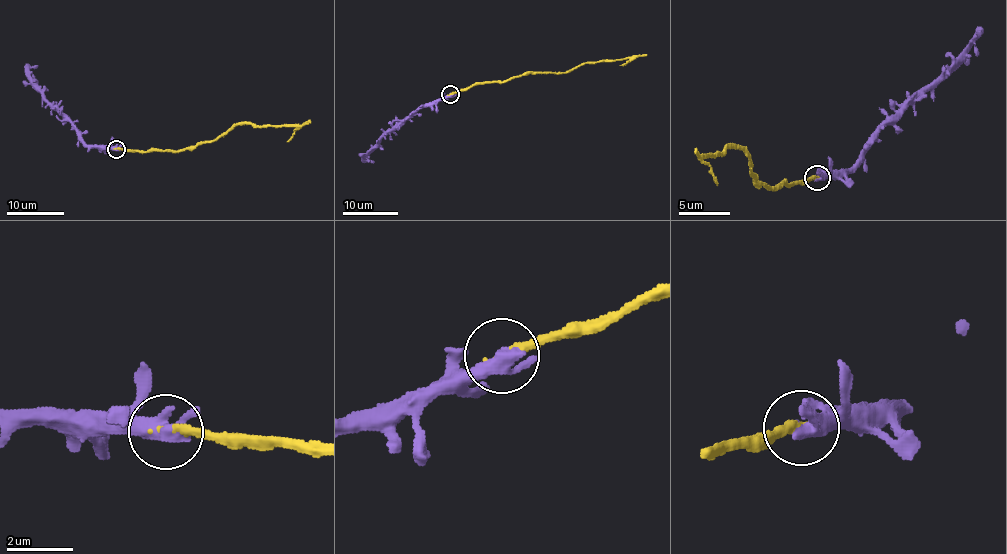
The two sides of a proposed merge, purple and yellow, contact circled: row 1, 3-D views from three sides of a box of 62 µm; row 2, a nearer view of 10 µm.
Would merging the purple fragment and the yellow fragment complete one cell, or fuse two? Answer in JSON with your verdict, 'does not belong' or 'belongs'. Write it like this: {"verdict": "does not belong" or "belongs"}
{"verdict": "does not belong"}

